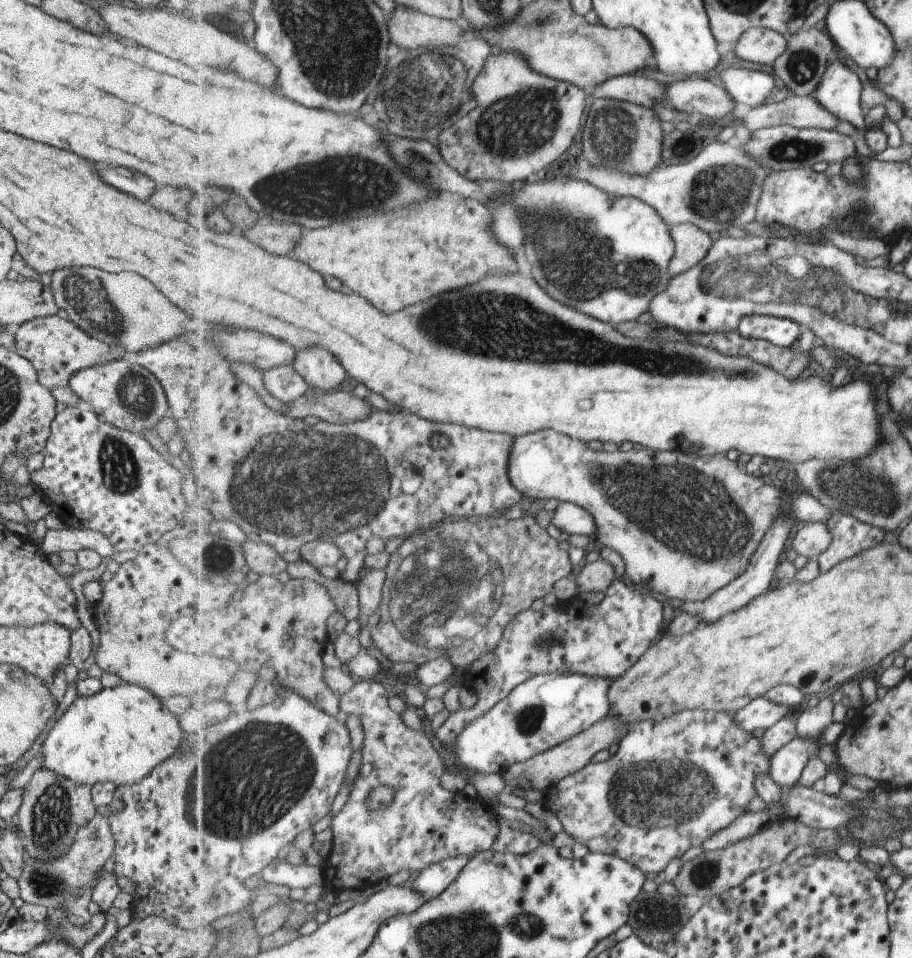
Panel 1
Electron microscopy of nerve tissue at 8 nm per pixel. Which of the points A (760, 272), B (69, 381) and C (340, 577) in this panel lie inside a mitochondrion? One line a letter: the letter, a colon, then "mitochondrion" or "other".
A: mitochondrion
B: other
C: other

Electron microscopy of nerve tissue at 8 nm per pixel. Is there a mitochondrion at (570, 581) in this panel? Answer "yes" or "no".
no

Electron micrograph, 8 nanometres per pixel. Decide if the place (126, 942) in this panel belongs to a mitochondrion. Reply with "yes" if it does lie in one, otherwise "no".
no

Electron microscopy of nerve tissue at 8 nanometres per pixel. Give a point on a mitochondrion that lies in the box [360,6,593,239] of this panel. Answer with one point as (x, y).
(431, 90)

